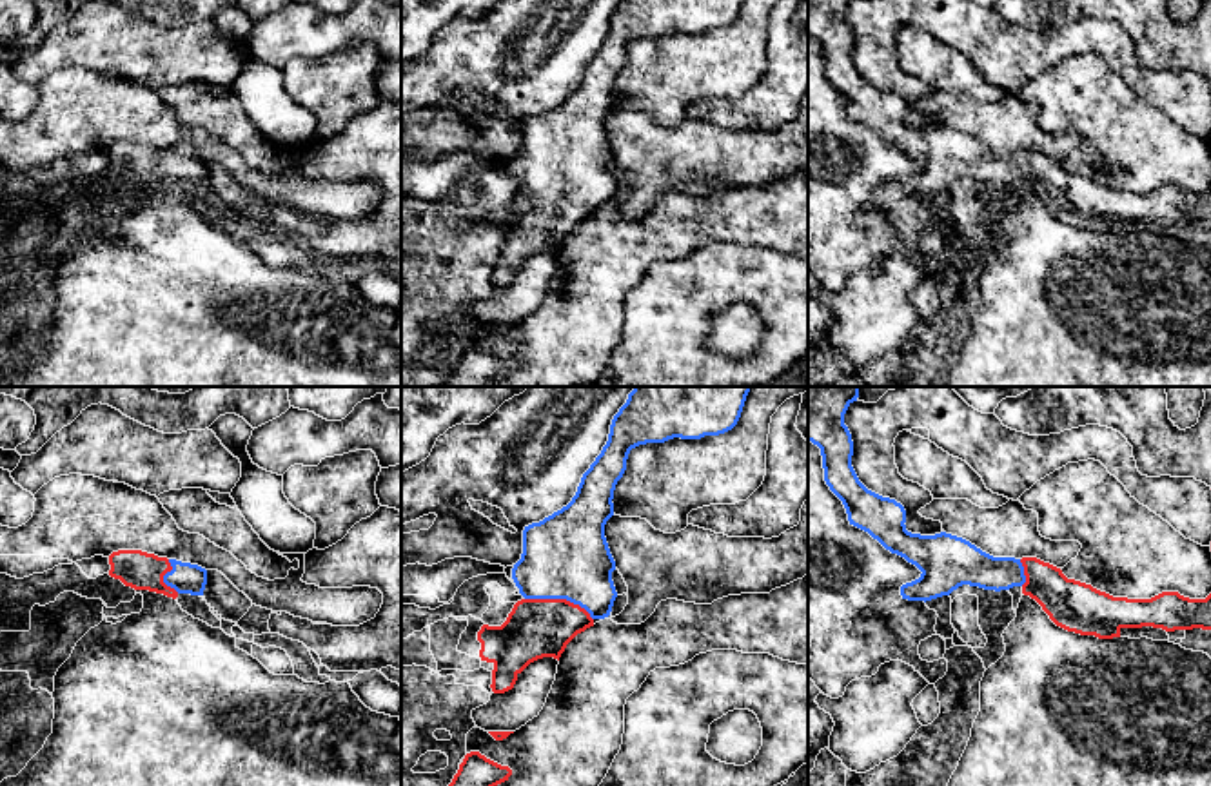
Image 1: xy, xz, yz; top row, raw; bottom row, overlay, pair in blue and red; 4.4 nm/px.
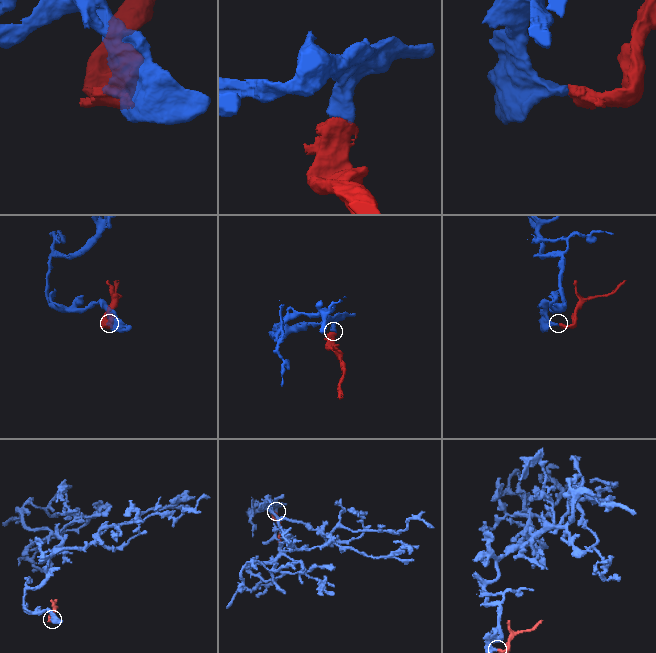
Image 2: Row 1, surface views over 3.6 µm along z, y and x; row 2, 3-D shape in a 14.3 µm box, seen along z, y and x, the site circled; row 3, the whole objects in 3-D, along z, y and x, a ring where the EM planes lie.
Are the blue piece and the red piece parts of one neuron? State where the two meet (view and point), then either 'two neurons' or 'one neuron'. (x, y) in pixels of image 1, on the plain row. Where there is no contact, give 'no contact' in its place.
xz (560, 191) | one neuron

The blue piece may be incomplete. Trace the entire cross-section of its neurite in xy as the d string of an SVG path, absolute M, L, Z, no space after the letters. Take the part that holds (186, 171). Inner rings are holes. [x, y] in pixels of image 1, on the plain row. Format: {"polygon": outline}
{"polygon": "M118 143L109 149L109 169L134 183L149 183L176 192L180 187L203 189L207 163L142 143Z"}

